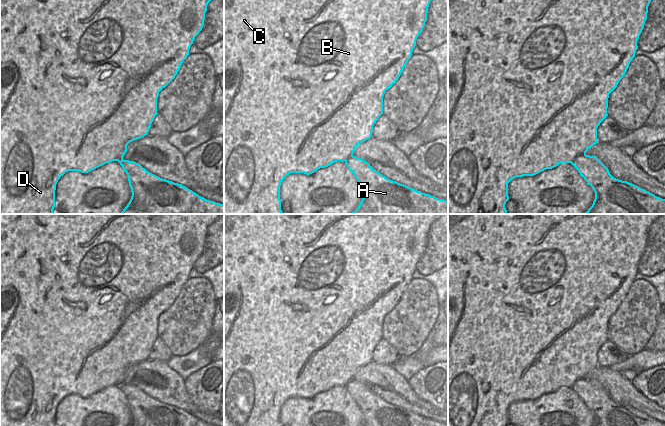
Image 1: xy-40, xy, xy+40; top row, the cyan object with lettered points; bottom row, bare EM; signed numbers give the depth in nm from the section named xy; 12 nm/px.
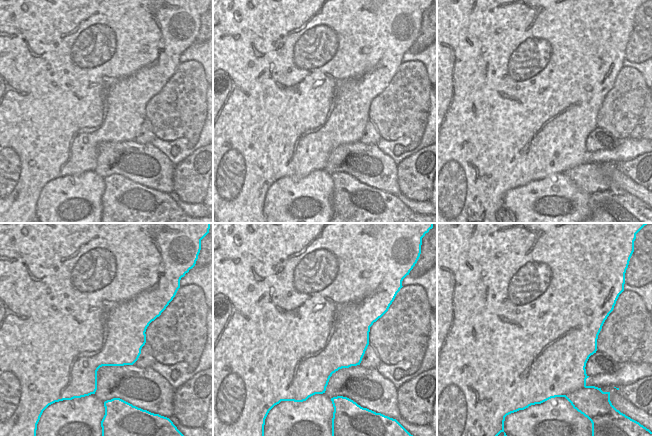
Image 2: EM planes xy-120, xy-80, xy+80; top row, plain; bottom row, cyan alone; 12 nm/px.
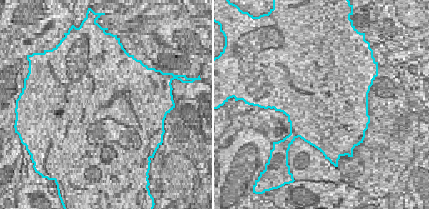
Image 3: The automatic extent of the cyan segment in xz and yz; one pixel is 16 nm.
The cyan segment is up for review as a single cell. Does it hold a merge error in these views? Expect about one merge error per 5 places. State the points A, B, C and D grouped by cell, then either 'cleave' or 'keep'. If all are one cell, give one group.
groups A / B C D; cleave

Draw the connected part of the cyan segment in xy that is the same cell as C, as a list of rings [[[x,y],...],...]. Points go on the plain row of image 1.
[[[224,214],[224,426],[281,426],[281,406],[290,397],[310,399],[337,385],[347,385],[362,366],[372,361],[373,350],[383,338],[383,320],[396,307],[412,280],[416,264],[427,244],[431,224],[441,214]]]

